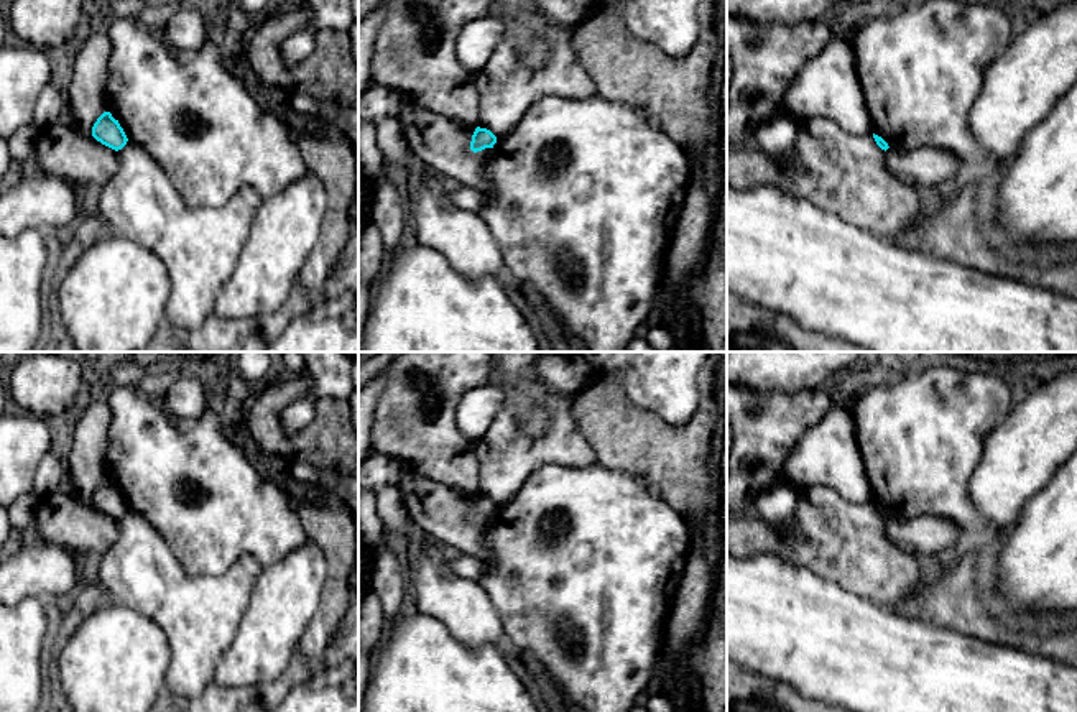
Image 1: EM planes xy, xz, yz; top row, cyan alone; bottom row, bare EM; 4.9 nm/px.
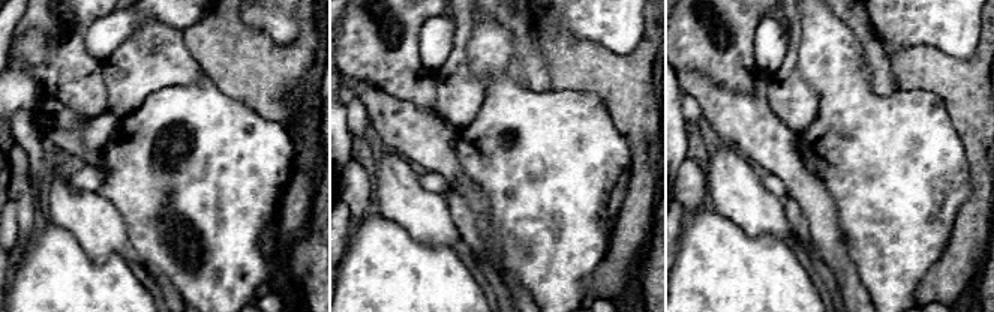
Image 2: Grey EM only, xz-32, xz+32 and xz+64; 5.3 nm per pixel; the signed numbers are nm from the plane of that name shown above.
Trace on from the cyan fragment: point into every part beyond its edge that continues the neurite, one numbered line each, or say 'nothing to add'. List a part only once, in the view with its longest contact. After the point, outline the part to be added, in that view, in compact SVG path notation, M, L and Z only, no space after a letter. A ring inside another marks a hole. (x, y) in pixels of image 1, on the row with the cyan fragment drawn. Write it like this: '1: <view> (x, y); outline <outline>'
nothing to add

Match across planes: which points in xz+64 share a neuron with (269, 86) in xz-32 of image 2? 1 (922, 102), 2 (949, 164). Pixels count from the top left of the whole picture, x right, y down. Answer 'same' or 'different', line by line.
1: different
2: different

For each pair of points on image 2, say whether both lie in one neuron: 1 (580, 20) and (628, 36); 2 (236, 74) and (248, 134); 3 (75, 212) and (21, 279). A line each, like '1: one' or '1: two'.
1: one
2: two
3: two

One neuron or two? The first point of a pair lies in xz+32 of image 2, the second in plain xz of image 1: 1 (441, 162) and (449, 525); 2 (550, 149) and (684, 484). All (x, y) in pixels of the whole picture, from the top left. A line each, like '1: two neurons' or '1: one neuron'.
1: one neuron
2: two neurons

